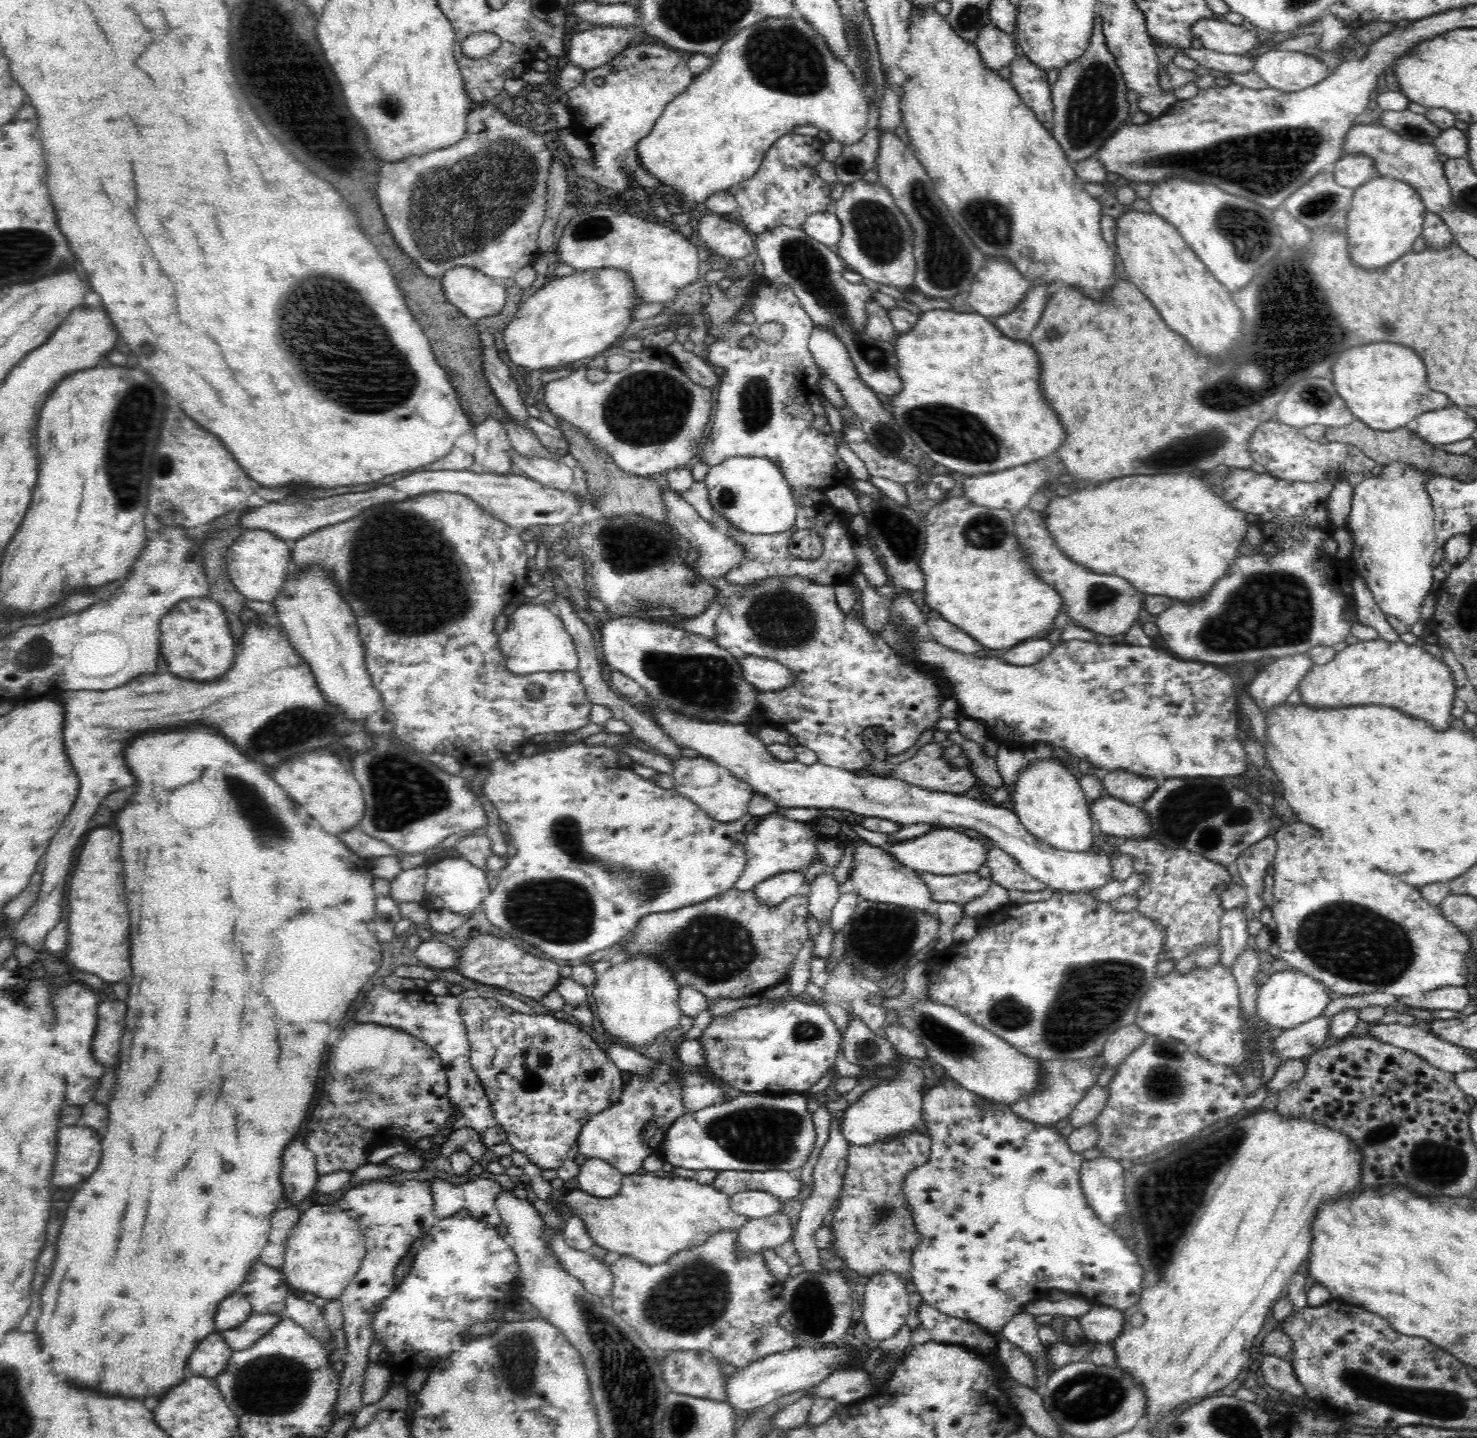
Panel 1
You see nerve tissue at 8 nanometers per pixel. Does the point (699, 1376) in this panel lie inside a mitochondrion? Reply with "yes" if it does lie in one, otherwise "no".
no

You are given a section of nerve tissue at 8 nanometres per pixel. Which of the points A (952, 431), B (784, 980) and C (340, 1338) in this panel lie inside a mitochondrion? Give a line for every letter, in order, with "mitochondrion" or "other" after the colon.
A: mitochondrion
B: other
C: other

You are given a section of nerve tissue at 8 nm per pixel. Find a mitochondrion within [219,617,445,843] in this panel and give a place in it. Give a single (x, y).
(296, 724)

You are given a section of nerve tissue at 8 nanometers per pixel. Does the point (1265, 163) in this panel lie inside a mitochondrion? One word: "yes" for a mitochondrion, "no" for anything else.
yes

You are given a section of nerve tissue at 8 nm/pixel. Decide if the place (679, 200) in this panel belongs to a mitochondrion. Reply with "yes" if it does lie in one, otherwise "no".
no

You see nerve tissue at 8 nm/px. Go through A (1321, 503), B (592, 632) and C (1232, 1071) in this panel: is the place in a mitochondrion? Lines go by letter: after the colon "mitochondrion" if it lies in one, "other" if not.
A: other
B: other
C: other

